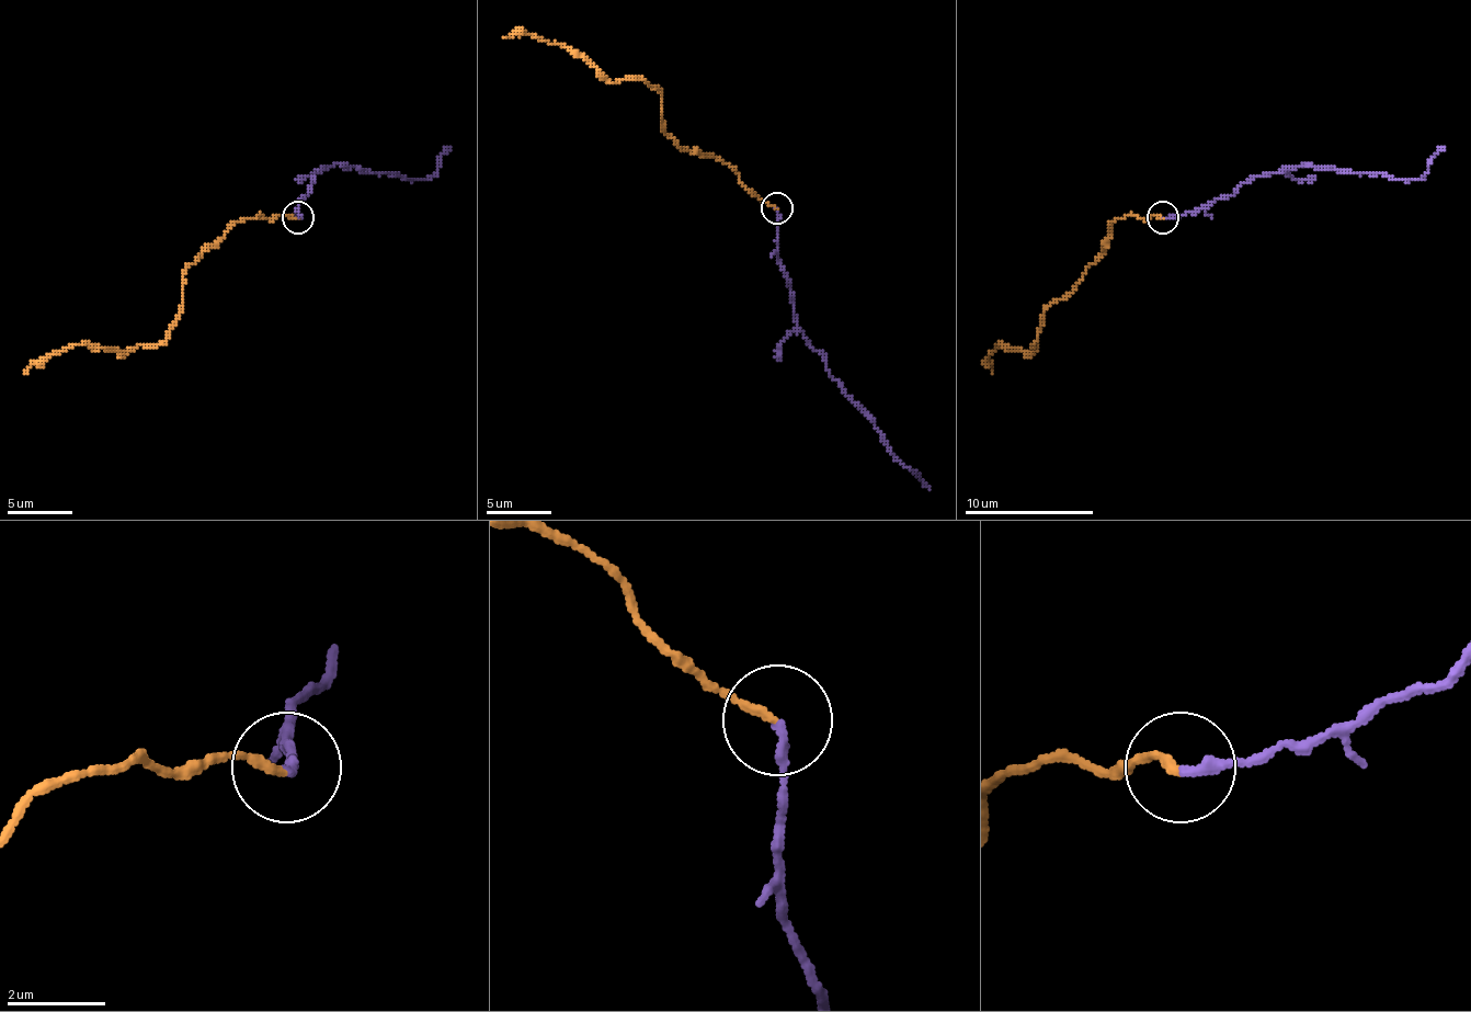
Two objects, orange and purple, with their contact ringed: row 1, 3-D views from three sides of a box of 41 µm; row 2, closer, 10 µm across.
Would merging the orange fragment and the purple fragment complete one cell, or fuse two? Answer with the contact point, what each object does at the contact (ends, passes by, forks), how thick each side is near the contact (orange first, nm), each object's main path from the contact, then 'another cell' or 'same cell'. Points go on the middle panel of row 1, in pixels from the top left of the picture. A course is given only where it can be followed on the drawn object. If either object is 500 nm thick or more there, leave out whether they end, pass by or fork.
at (777, 207); orange ends there; purple ends there; 180 nm thick on the orange side, 220 nm on the other; orange runs (777, 208), (716, 160), (684, 150), (661, 127), (661, 92), (641, 79), (609, 82), (561, 44), (503, 37); purple runs (777, 208), (777, 253), (794, 303), (797, 328), (820, 354), (842, 393), (930, 490); same cell

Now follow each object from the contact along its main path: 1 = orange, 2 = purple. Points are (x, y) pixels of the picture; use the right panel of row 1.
1: (1163, 218), (1115, 222), (1105, 250), (1047, 308), (1037, 348), (999, 344), (989, 354), (992, 373)
2: (1163, 218), (1208, 208), (1257, 177), (1283, 173), (1309, 163), (1418, 180), (1445, 147)

